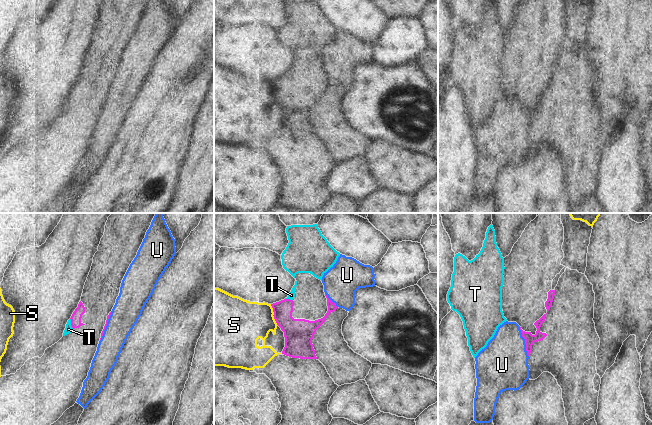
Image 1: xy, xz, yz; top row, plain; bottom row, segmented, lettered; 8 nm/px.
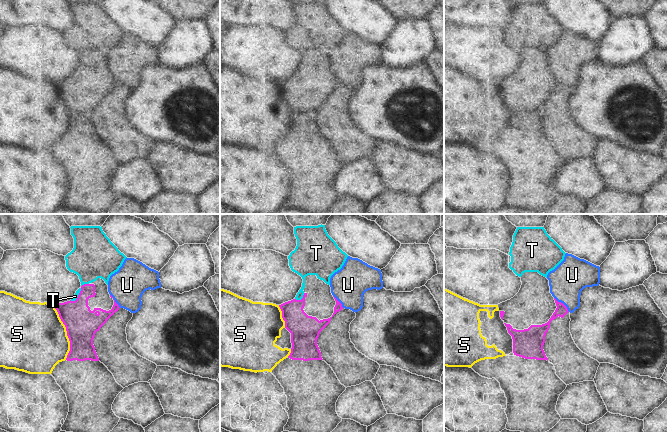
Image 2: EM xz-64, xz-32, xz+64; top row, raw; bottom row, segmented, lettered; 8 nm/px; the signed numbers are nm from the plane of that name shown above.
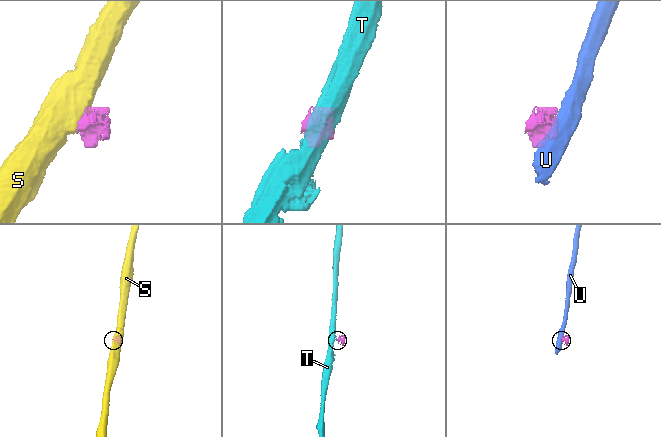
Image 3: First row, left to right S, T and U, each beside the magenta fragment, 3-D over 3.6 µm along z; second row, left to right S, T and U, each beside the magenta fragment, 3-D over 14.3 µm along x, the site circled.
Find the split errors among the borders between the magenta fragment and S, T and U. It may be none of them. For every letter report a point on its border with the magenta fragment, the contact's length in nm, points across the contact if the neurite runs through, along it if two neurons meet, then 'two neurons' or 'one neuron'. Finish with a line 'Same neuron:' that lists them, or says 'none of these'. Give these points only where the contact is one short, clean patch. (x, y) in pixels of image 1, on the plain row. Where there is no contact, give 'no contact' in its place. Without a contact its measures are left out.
S: meets magenta in xz at (274, 90); contact 180 nm long; two neurons
T: meets magenta in xy at (71, 99); contact 90 nm long; border along xy (70, 94), (70, 100), (73, 104); two neurons
U: meets magenta in yz at (525, 117); contact 260 nm long; border along yz (518, 102), (524, 115), (525, 126), (528, 132); two neurons
Same neuron: none of these

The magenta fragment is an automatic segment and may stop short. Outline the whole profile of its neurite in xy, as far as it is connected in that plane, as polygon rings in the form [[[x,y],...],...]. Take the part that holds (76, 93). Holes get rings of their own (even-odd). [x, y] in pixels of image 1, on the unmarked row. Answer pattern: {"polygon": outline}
{"polygon": [[[80,77],[78,83],[75,85],[71,92],[71,102],[73,105],[79,104],[82,101],[85,101],[81,98],[82,91],[85,89],[85,83],[83,79]]]}

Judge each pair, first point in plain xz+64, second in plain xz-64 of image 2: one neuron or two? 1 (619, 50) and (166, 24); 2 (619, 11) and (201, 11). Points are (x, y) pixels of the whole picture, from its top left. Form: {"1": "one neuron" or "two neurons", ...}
{"1": "two neurons", "2": "one neuron"}

